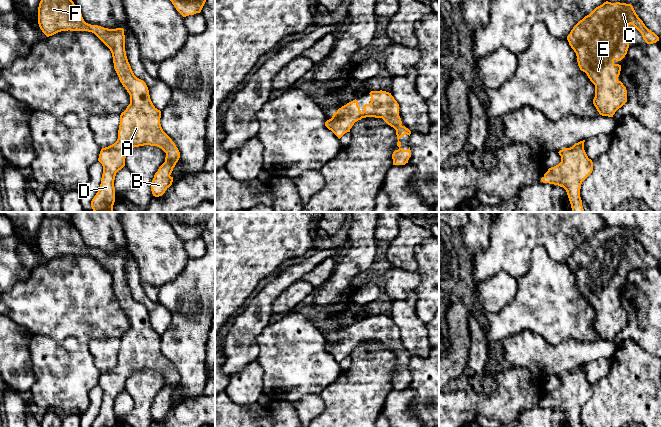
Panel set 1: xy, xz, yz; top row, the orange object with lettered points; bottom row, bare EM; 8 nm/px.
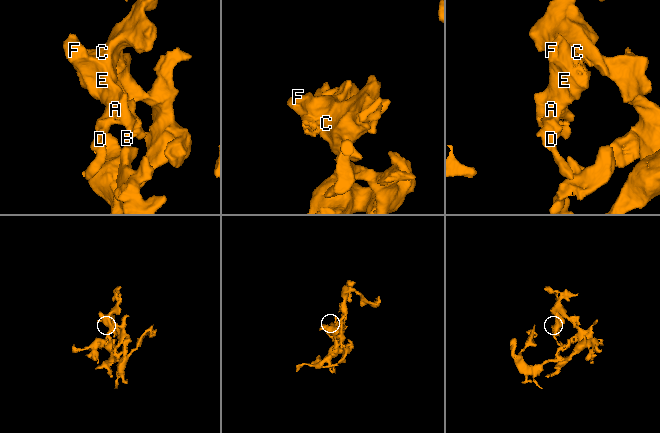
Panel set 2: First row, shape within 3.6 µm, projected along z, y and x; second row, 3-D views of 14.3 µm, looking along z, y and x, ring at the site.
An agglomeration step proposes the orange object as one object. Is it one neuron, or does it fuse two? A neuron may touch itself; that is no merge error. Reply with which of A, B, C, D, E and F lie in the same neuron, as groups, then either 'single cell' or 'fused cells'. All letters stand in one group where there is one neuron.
groups A B C D E F; single cell

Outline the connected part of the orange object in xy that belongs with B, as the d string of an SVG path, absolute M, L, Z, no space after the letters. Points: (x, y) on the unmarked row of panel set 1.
M46 216L39 227L38 248L47 261L68 254L94 257L110 273L114 293L130 319L130 328L120 339L117 365L100 375L98 385L103 390L103 398L91 427L115 426L116 397L125 390L127 378L134 371L144 369L157 370L166 377L165 386L151 406L153 420L162 420L172 409L173 401L170 399L180 376L161 351L161 335L153 329L146 307L137 302L131 293L125 275L124 253L88 248L70 222Z

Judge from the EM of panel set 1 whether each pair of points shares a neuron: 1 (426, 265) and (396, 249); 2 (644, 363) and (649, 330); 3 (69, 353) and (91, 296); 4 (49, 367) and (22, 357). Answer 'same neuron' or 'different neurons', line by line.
1: different neurons
2: different neurons
3: different neurons
4: different neurons

